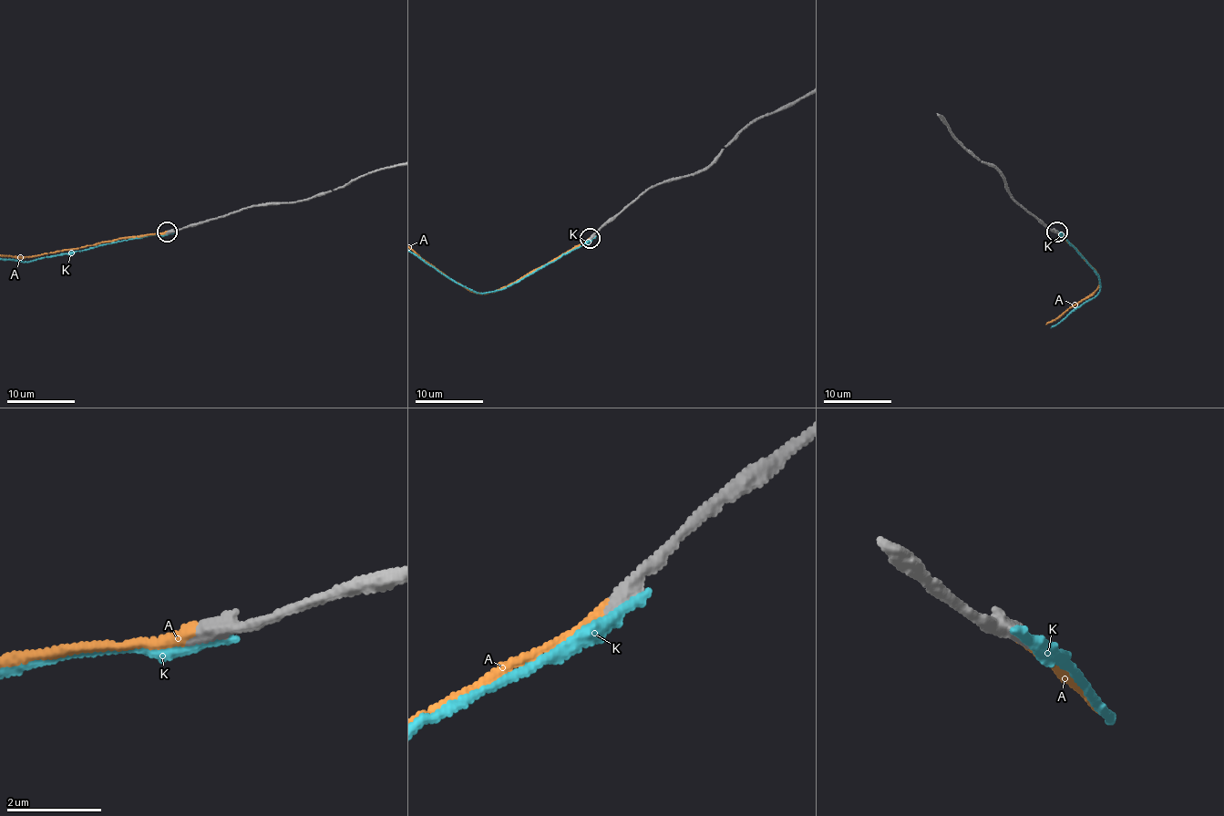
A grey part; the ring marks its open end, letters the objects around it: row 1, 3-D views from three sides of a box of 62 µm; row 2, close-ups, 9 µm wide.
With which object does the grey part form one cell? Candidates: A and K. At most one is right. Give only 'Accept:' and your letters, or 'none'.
Accept: A

